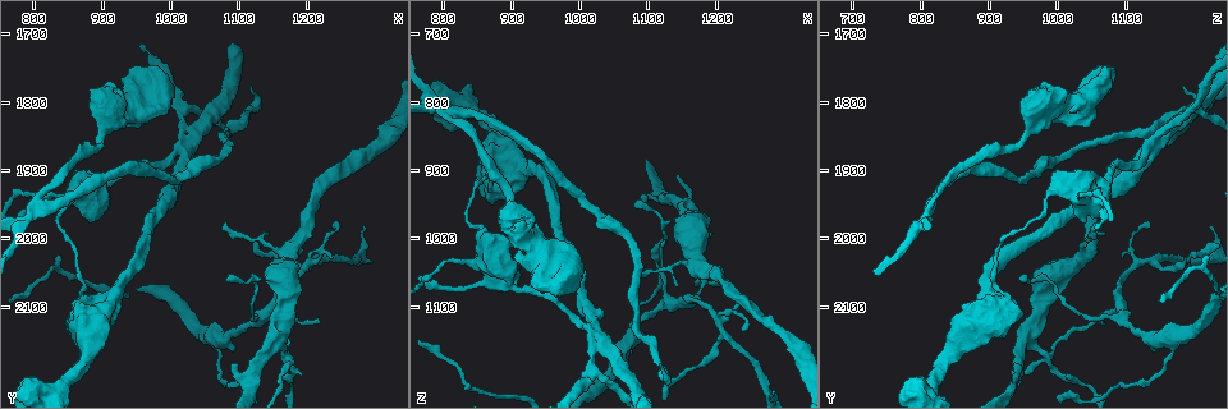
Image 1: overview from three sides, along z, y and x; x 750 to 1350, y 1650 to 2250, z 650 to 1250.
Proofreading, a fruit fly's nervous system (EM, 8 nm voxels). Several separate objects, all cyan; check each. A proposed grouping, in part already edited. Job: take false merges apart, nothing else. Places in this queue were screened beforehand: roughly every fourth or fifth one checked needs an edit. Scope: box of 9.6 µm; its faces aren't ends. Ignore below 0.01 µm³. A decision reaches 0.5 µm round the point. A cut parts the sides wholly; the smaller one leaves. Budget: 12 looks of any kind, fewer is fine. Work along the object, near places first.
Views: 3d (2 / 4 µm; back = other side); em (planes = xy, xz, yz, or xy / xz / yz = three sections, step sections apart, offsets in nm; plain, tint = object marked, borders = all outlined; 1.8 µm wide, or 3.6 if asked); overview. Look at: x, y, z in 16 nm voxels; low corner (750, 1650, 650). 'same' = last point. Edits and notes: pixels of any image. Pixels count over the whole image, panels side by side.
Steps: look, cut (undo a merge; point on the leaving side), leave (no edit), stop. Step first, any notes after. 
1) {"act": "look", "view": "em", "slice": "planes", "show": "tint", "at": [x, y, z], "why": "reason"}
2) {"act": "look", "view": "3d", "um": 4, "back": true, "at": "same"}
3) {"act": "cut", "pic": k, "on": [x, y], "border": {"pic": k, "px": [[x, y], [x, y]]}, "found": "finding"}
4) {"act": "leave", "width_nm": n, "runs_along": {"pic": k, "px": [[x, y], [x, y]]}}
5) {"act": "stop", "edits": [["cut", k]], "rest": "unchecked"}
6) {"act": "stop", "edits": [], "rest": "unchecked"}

{"act": "look", "view": "3d", "um": 4, "at": [1065, 2150, 1165], "why": "sudden change in width"}

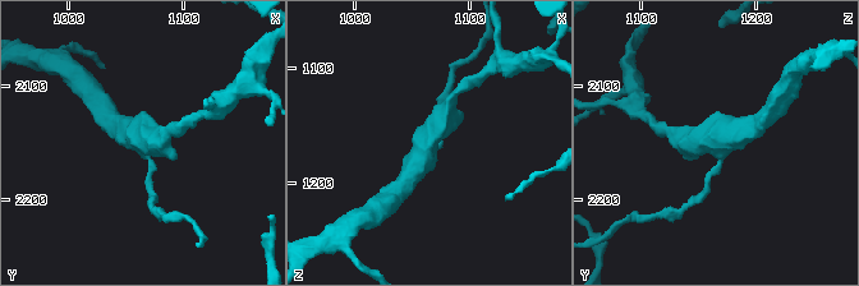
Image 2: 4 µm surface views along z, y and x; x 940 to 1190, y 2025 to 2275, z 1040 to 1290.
{"act": "look", "view": "em", "slice": "planes", "show": "borders", "at": [1064, 2148, 1164], "arms": 3}

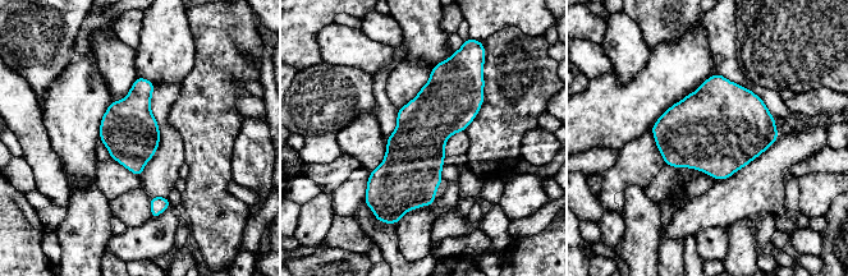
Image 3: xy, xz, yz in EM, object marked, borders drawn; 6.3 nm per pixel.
{"act": "leave", "width_nm": 360, "found": "continuous, no second neuron"}

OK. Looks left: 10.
{"act": "look", "view": "em", "slice": "yz", "step": 8, "show": "tint", "at": [900, 1915, 1075]}

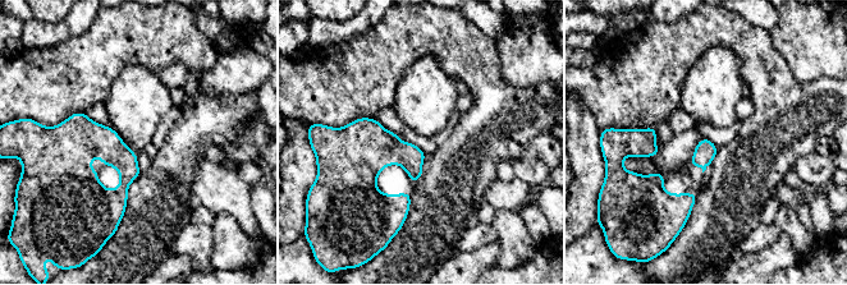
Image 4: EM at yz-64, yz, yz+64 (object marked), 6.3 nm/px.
{"act": "look", "view": "em", "slice": "xz", "step": 4, "show": "tint", "at": "same", "why": "cut it another way"}

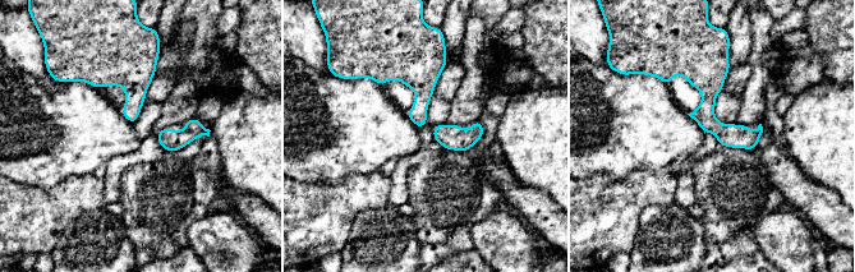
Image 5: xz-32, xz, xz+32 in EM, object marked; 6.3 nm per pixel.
{"act": "leave", "width_nm": 100, "runs_along": {"pic": 5, "px": [[667, 74], [689, 70], [708, 118], [753, 146]]}, "found": "continuous, no second neuron"}

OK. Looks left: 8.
{"act": "look", "view": "3d", "um": 2, "at": [1125, 1810, 1200]}

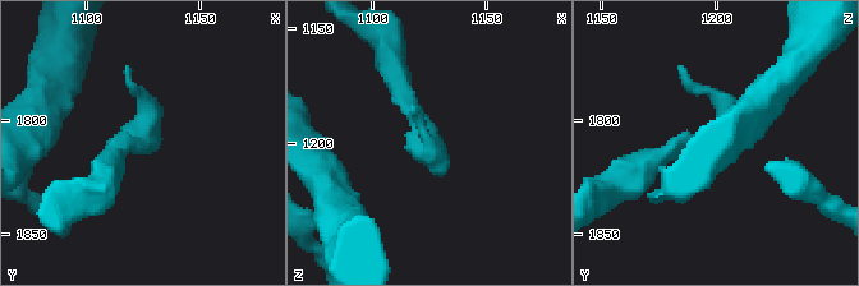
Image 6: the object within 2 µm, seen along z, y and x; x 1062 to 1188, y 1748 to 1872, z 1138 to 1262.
{"act": "look", "view": "em", "slice": "xz", "step": 16, "show": "tint", "at": [1124, 1808, 1201]}

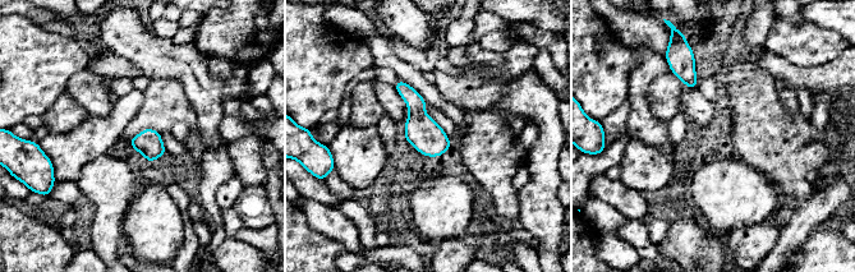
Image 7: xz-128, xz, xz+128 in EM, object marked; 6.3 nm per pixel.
{"act": "leave", "found": "all the same neuron"}

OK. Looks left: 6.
{"act": "look", "view": "em", "slice": "planes", "show": "tint", "at": [1010, 1890, 1120], "why": "arms part here"}

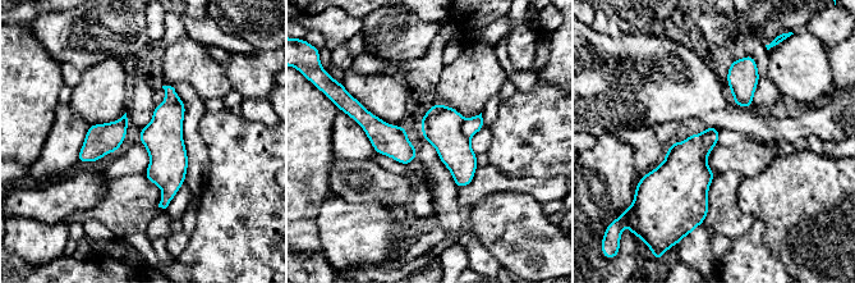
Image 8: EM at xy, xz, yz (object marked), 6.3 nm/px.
{"act": "cut", "pic": 8, "on": [473, 124], "border": {"pic": 8, "px": [[463, 119], [462, 131], [469, 138]]}, "found": "two neurons meet here"}

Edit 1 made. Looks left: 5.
{"act": "look", "view": "em", "um": 3.6, "slice": "planes", "show": "tint", "at": [915, 1815, 985], "why": "sudden change in width"}

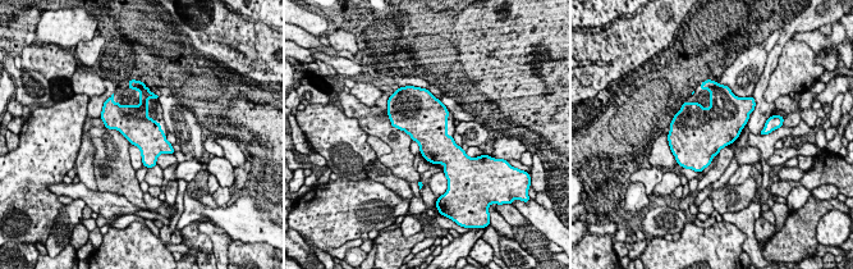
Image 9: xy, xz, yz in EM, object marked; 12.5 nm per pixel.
{"act": "leave", "found": "continuous, no second neuron"}

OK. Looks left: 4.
{"act": "stop", "edits": [["cut", 8]], "rest": "unchecked"}

